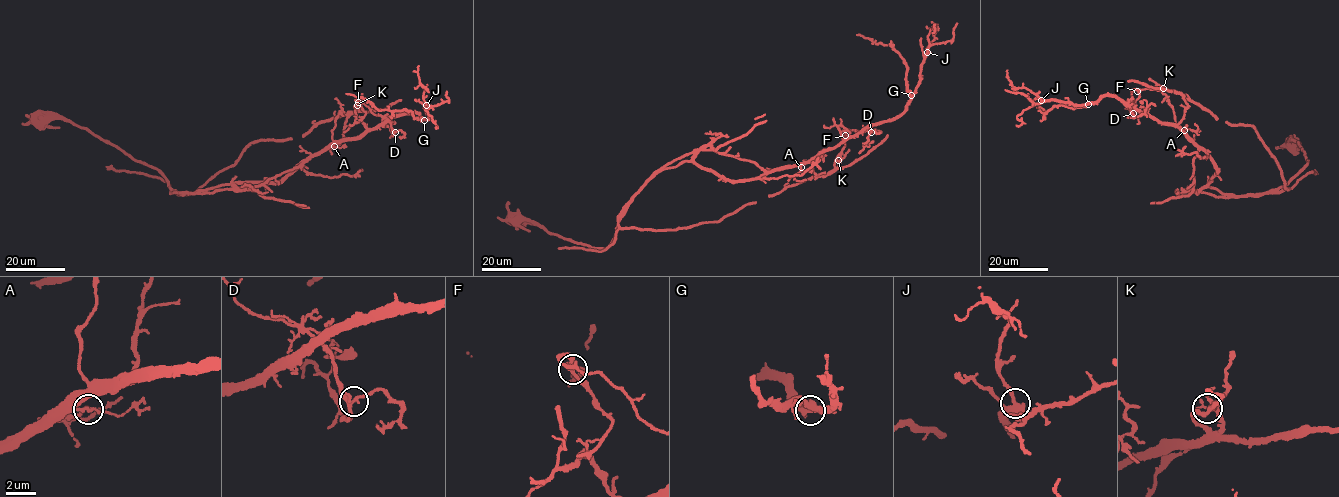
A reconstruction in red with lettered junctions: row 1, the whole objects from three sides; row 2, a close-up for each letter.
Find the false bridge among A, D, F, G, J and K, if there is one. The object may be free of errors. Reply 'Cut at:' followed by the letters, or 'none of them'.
Cut at: K

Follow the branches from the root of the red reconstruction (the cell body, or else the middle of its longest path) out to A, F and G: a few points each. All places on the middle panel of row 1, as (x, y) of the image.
A: (724, 177), (747, 180), (785, 168), (801, 167)
F: (724, 177), (747, 180), (809, 162), (816, 176), (824, 176), (835, 168), (834, 160), (845, 145), (845, 135)
G: (724, 177), (747, 180), (809, 162), (866, 128), (901, 115), (911, 95)

